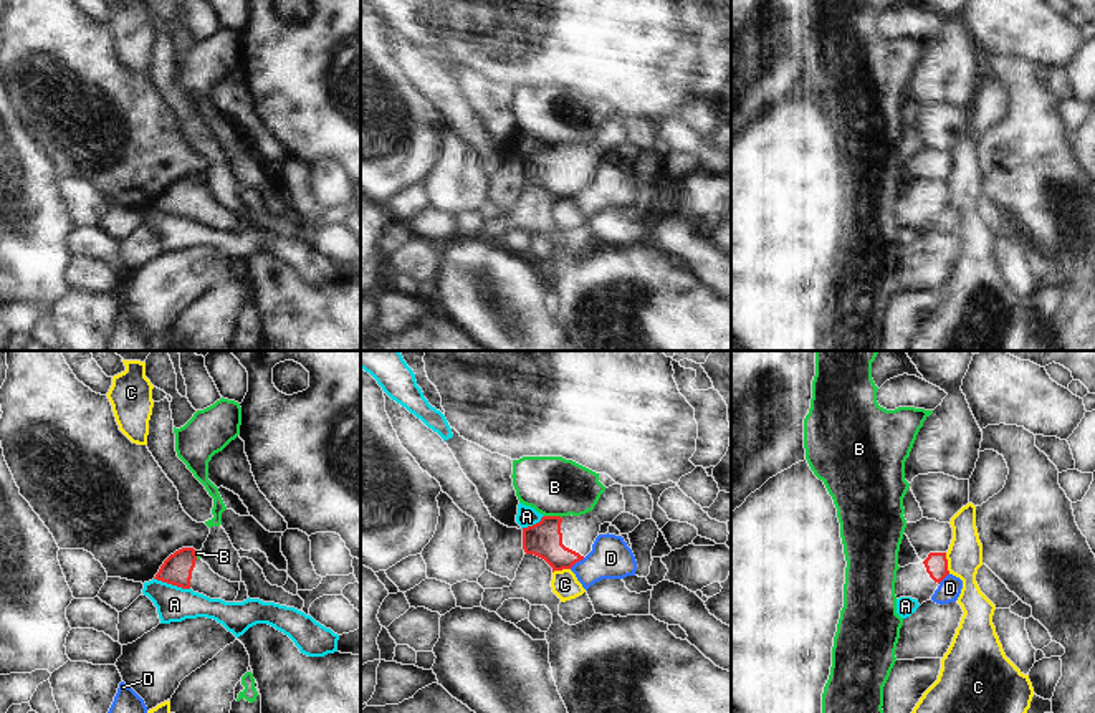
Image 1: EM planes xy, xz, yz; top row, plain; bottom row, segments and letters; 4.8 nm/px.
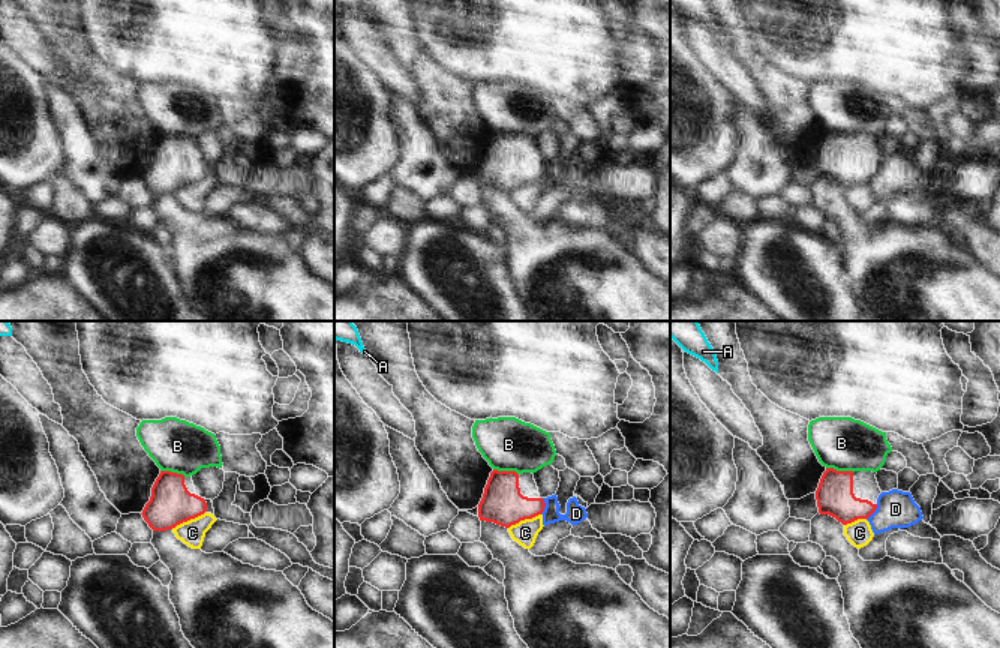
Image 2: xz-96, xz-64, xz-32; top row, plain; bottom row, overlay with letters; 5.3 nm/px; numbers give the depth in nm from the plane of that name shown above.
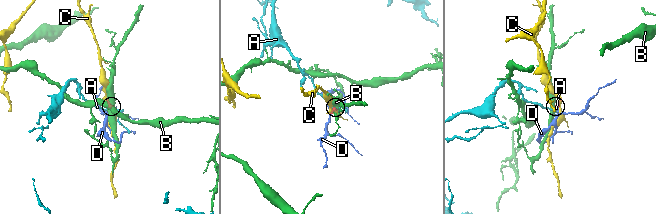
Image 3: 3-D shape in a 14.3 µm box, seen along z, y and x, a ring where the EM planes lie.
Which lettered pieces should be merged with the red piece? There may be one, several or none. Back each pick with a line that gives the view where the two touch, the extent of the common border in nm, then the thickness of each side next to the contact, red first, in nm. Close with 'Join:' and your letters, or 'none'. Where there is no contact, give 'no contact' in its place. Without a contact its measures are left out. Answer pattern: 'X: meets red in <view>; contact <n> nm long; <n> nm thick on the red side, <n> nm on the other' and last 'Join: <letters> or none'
Join: none

